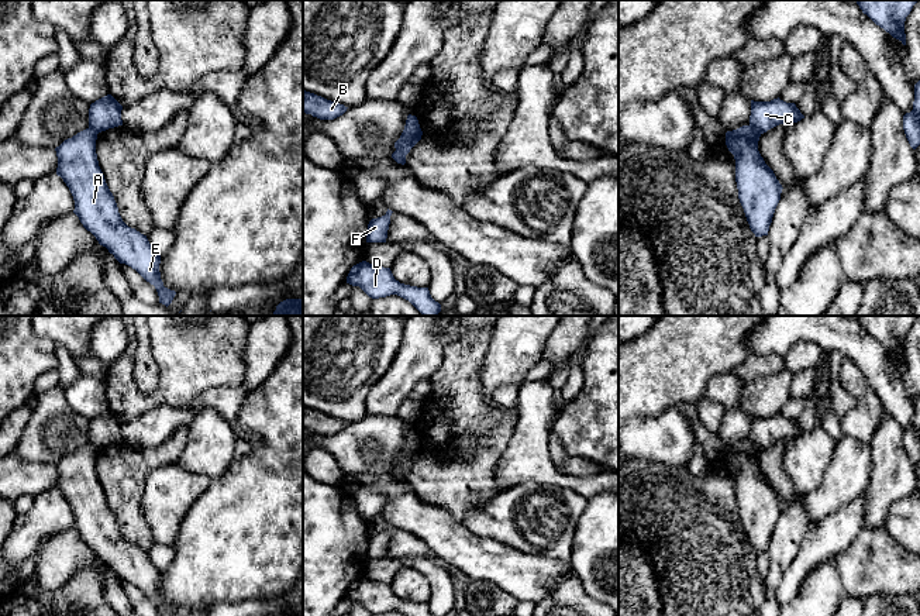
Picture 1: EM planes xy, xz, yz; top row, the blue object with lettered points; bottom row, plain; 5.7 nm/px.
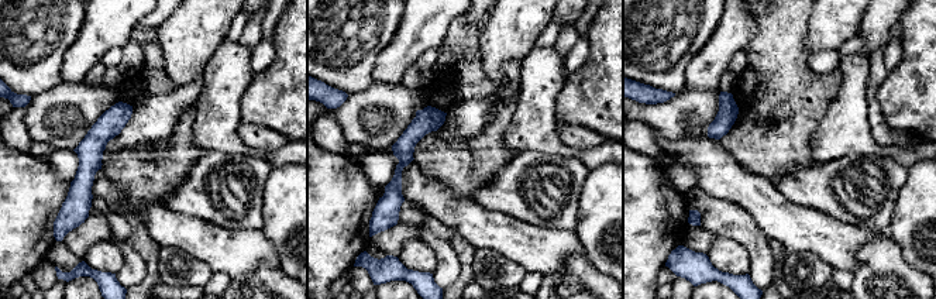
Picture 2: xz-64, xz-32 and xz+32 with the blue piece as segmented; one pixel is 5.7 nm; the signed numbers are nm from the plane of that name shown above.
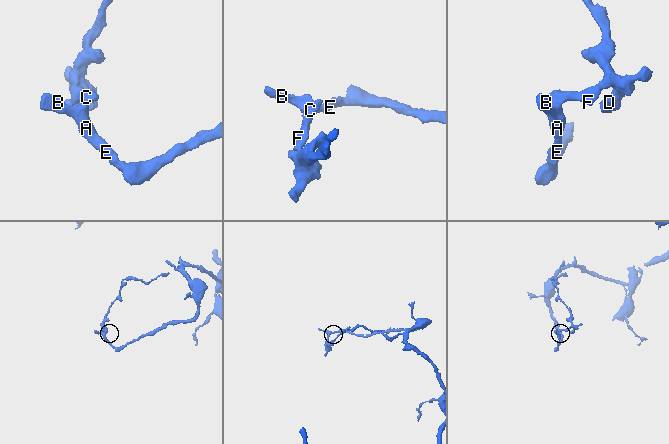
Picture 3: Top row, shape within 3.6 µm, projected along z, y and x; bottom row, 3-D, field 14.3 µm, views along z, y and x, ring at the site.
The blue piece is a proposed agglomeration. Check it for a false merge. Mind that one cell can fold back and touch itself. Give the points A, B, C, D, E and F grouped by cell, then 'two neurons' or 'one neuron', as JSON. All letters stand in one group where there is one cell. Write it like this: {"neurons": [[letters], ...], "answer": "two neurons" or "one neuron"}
{"neurons": [["A", "B", "E"], ["C", "D", "F"]], "answer": "two neurons"}

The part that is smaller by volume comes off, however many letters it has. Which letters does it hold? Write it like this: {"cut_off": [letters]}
{"cut_off": ["C", "D", "F"]}

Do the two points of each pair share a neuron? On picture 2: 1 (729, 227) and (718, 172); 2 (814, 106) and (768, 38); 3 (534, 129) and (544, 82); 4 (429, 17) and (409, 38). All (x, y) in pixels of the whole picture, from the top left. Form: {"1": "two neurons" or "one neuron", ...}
{"1": "two neurons", "2": "one neuron", "3": "one neuron", "4": "one neuron"}

